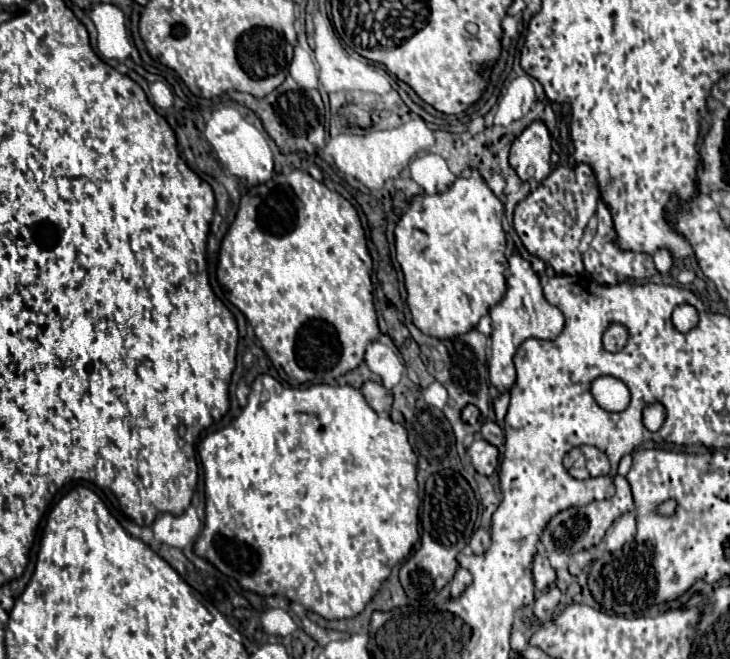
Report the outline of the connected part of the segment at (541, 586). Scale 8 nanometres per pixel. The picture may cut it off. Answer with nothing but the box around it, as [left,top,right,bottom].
[532,556,556,590]

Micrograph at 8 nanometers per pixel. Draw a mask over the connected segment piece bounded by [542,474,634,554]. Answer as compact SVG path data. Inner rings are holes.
M624 476L614 478L614 486L616 486L616 494L610 500L602 500L602 502L592 502L588 506L578 506L578 508L568 508L560 514L556 514L546 530L542 532L542 544L546 546L548 552L566 552L566 554L574 554L578 550L584 548L592 548L598 546L604 532L612 526L612 522L628 512L634 512L634 502L632 502L632 494L630 494L630 484Z

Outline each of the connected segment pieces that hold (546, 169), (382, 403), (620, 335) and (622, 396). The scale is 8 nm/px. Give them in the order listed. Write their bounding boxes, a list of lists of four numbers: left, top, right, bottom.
[[510,122,550,180],[362,382,392,414],[603,324,628,352],[592,376,630,412]]

